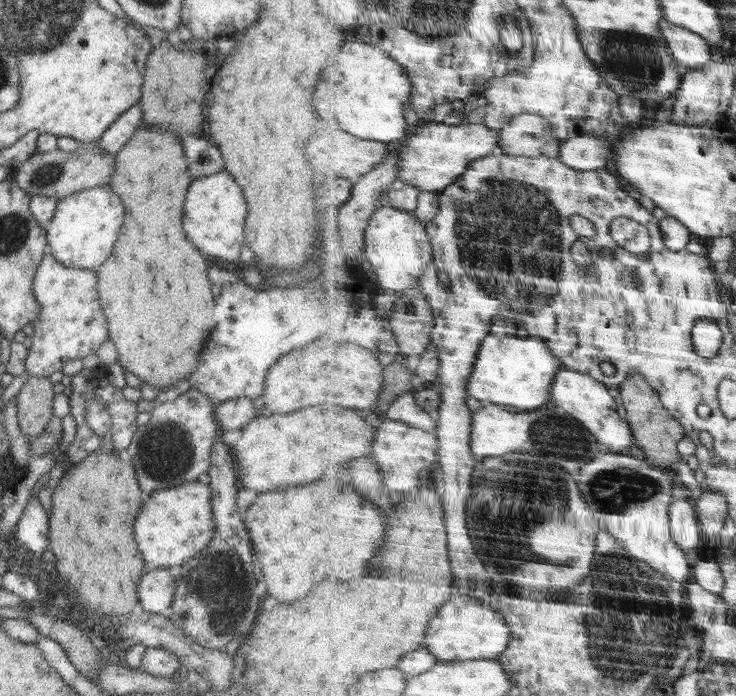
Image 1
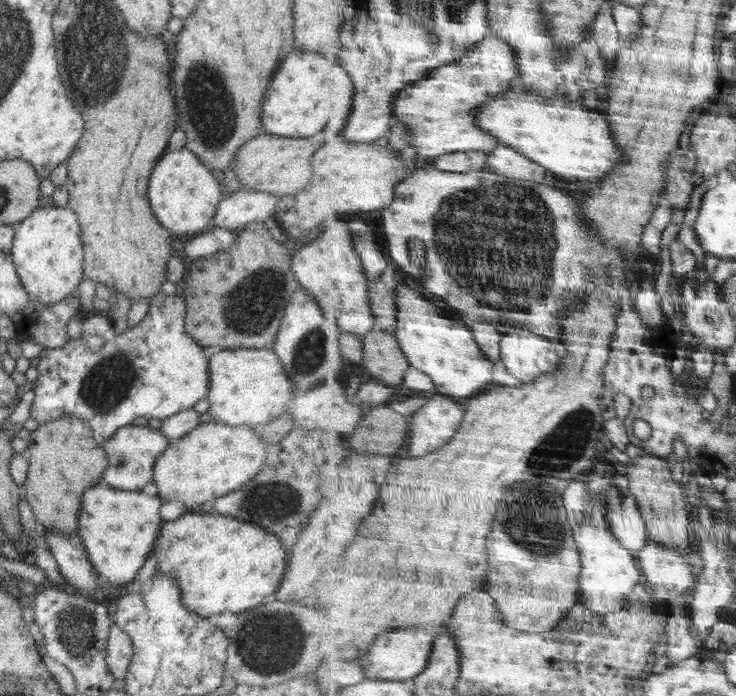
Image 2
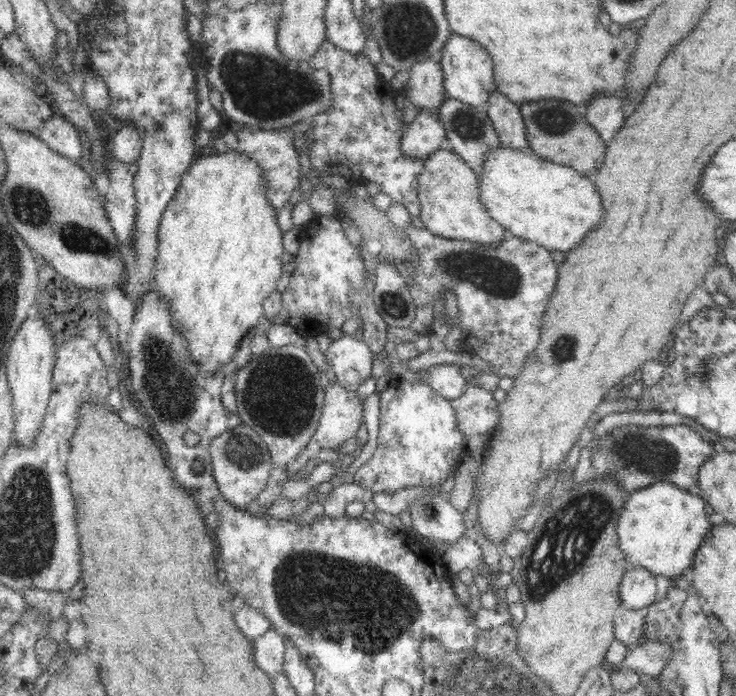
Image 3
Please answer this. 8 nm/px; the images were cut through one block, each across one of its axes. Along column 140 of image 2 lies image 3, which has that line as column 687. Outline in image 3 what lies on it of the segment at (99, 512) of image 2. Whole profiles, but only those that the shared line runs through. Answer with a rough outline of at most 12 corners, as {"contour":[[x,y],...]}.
{"contour":[[658,482],[628,495],[620,550],[680,577],[712,530],[700,495]]}

